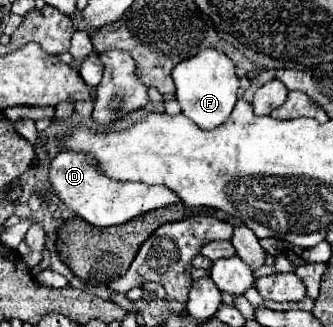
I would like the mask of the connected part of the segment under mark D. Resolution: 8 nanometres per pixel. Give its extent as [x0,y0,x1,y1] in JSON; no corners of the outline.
[50,152,182,228]

